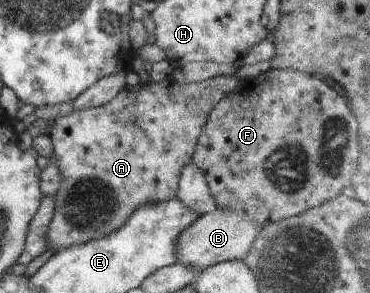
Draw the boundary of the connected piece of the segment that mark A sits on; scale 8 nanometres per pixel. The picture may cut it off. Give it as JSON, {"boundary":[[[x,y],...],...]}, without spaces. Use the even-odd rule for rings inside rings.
{"boundary":[[[227,75],[215,78],[200,83],[191,83],[182,85],[175,82],[171,76],[161,80],[158,83],[149,85],[136,85],[124,86],[113,100],[110,100],[107,104],[101,107],[92,107],[91,109],[75,110],[68,116],[55,119],[55,126],[52,128],[50,139],[53,145],[53,156],[57,160],[57,166],[60,170],[60,183],[58,191],[54,194],[55,198],[55,214],[52,220],[52,224],[49,228],[49,248],[54,252],[63,251],[66,248],[73,245],[79,245],[88,243],[89,241],[96,241],[107,238],[110,234],[113,234],[116,230],[119,230],[125,223],[131,219],[132,214],[141,207],[149,205],[150,203],[165,203],[173,199],[178,191],[178,184],[180,181],[180,174],[182,168],[190,163],[198,138],[201,132],[203,132],[204,124],[207,122],[210,112],[215,108],[215,105],[230,92],[233,92],[238,87],[241,81],[237,75]]]}

